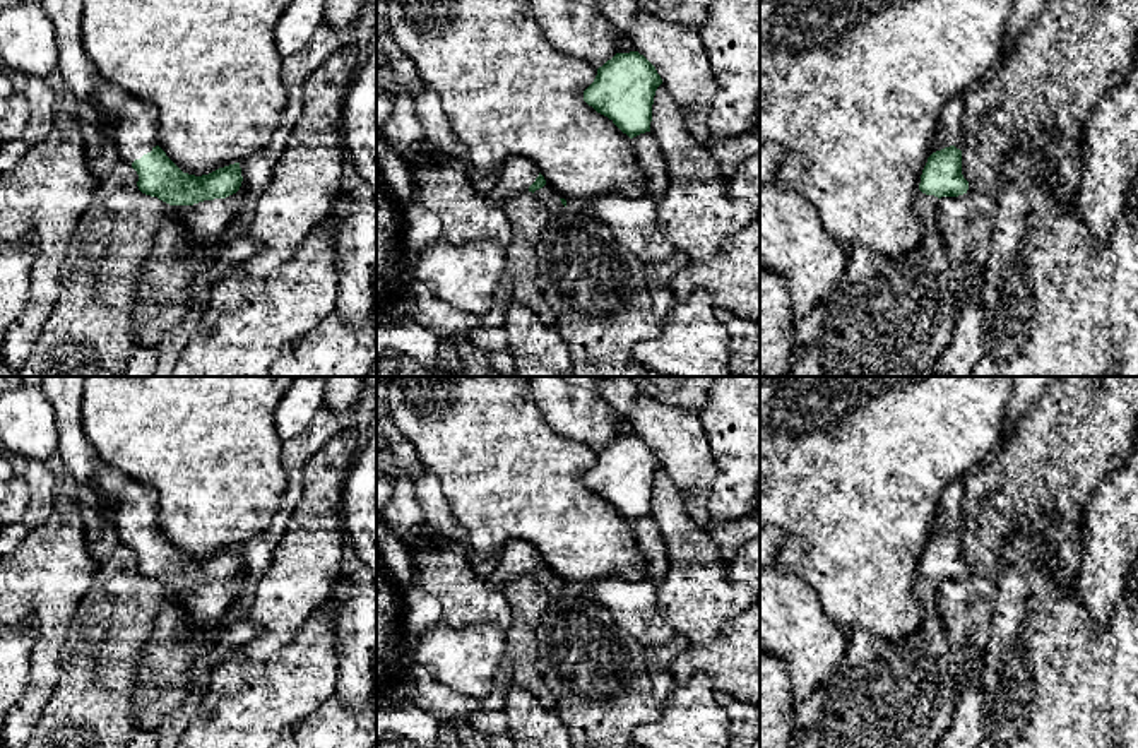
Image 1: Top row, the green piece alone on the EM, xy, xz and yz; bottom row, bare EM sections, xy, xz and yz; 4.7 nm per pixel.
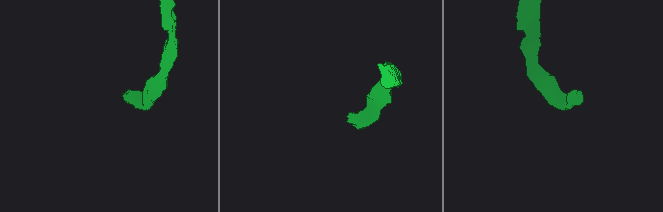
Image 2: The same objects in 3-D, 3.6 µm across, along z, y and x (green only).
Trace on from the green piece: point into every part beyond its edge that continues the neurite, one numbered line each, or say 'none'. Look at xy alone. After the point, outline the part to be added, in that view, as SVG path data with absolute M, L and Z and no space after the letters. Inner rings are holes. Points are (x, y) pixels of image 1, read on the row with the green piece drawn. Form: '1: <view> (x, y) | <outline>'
1: xy (134, 122) | M41 0L55 26L58 65L70 92L98 111L99 125L111 127L120 159L132 163L159 145L157 108L128 91L106 82L91 63L82 45L86 0ZM98 125L98 127L99 127Z

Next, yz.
1: yz (950, 129) | M958 94L943 106L931 154L945 147L957 145L958 140L962 139L963 103L965 94Z

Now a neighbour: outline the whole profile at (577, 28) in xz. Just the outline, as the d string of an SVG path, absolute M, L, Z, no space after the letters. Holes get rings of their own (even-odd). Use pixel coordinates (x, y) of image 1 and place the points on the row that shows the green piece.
M530 0L548 41L596 68L616 55L618 27L601 14L601 0Z

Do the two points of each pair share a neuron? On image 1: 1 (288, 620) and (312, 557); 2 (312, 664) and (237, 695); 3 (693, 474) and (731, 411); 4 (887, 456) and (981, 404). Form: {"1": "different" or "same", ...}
{"1": "same", "2": "same", "3": "different", "4": "same"}

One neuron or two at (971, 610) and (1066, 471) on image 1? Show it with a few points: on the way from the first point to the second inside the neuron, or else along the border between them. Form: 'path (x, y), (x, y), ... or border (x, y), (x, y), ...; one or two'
path (981, 570), (981, 540), (1027, 493); one

